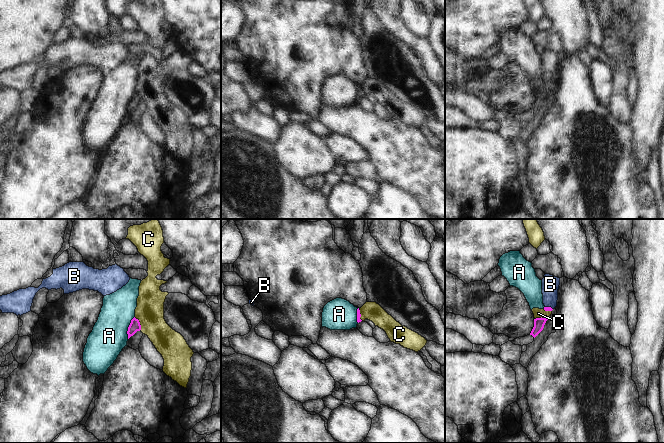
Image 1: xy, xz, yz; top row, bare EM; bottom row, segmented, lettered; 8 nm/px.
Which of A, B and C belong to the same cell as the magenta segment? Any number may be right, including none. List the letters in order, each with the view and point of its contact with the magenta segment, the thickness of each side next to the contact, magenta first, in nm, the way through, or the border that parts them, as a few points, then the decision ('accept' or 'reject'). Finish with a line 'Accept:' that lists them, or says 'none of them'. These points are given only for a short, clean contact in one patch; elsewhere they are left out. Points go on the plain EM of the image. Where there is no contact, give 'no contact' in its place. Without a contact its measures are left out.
A: xy (128, 103) | 90/300 nm | along xy (134, 92), (128, 103), (127, 114) | reject
B: yz (549, 83) | 30/140 nm | across yz (545, 84), (549, 83), (550, 60) | accept
C: xy (139, 99) | 90/220 nm | along xy (134, 93), (138, 96), (141, 105) | reject
Accept: B

